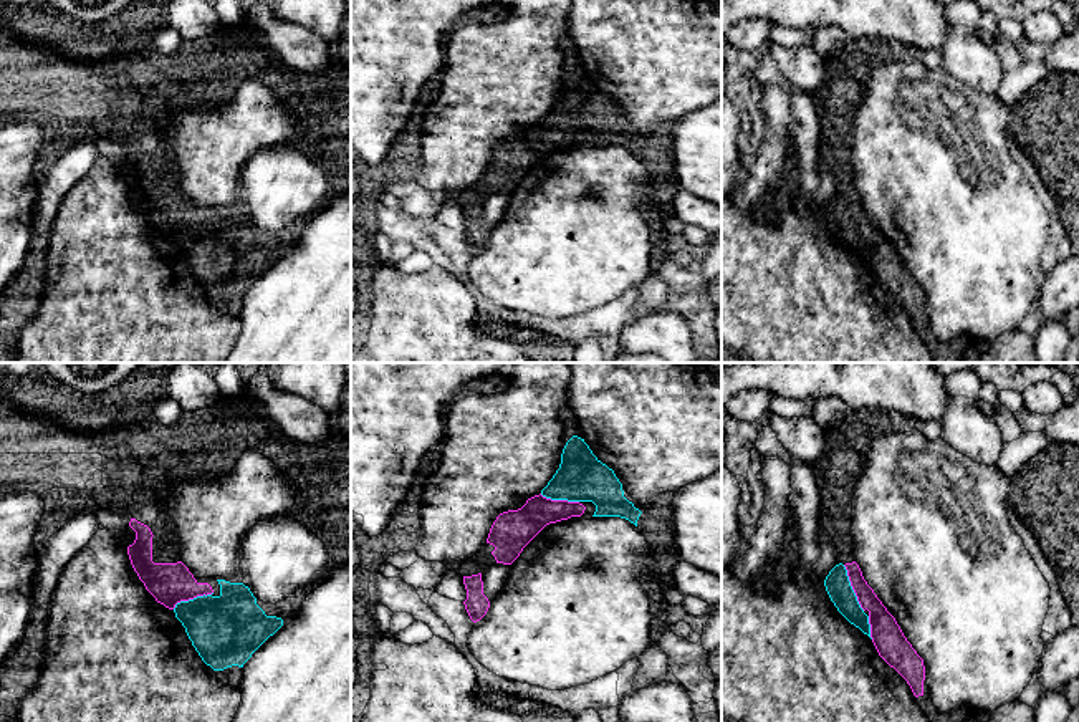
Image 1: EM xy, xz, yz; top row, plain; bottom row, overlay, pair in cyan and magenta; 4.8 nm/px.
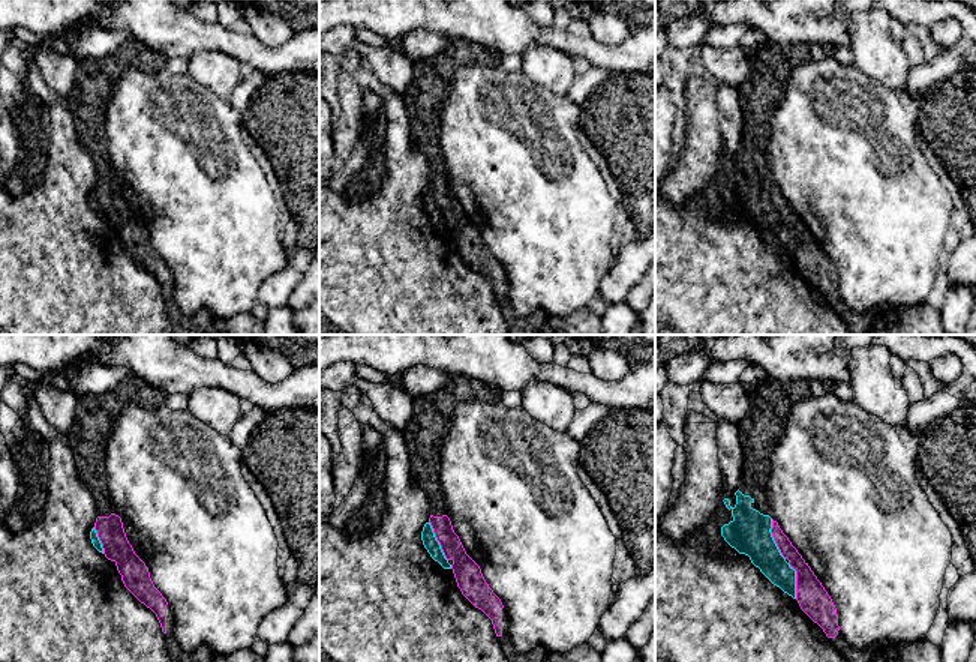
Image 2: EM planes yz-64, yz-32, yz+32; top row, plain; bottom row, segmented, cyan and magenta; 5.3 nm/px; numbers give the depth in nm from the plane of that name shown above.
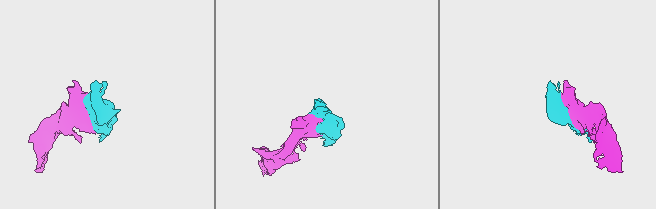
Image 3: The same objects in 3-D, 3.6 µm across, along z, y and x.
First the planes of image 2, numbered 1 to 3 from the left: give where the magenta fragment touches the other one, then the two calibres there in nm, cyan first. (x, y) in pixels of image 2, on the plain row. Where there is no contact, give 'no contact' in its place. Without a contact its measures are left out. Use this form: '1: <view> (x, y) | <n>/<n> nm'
1: yz-64 (99, 204) | 50/150 nm
2: yz-32 (437, 204) | 80/150 nm
3: yz+32 (772, 203) | 220/90 nm

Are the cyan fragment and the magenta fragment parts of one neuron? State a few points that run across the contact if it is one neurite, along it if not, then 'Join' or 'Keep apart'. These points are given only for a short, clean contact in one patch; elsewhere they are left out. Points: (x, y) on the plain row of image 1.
Join

